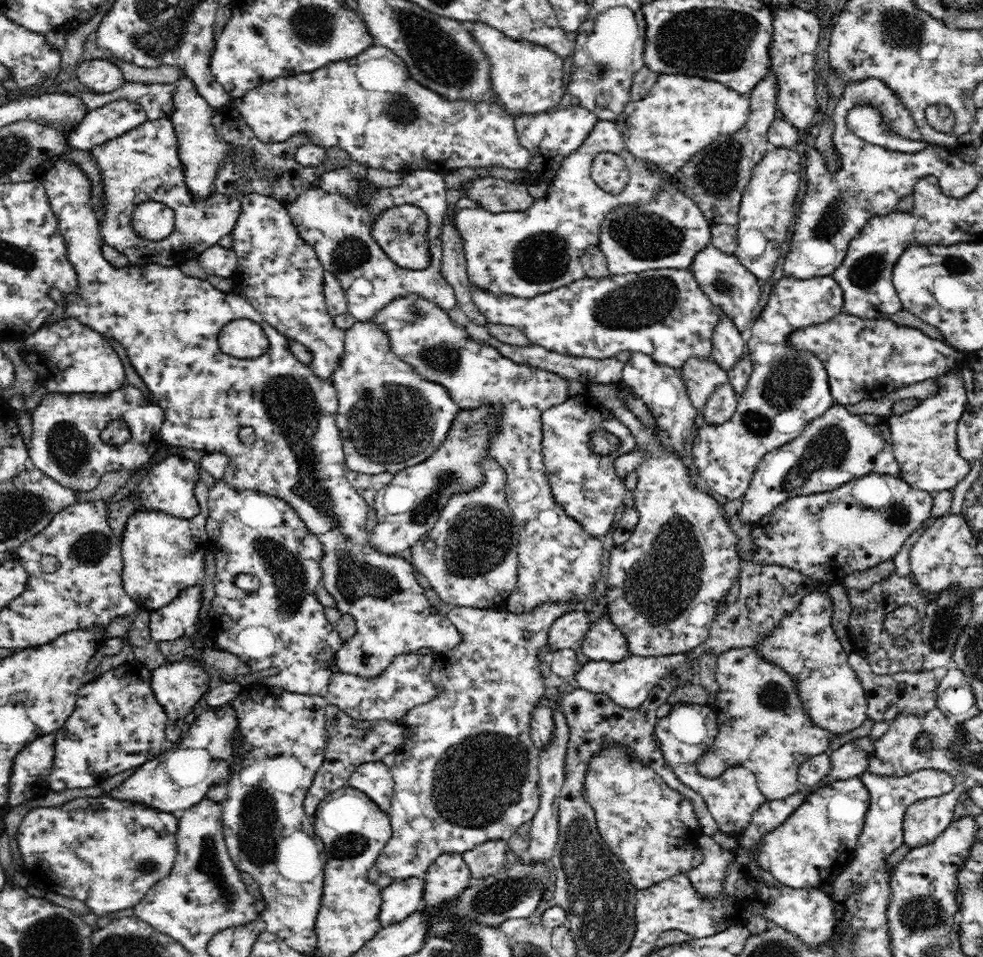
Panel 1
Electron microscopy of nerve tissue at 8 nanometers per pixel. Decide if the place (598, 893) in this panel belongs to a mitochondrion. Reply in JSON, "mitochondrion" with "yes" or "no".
{"mitochondrion":"yes"}

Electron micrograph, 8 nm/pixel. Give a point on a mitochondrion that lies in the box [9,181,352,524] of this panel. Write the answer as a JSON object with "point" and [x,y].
{"point":[68,448]}

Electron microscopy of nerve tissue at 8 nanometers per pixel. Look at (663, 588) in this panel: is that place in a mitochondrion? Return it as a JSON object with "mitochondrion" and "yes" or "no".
{"mitochondrion":"yes"}

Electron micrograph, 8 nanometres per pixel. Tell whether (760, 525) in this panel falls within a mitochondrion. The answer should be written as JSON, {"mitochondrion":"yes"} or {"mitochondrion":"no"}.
{"mitochondrion":"no"}

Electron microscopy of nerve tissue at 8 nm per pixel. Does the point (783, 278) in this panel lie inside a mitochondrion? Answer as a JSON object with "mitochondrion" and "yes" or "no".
{"mitochondrion":"no"}

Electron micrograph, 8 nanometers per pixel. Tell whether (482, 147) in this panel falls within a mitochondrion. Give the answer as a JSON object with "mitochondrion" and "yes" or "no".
{"mitochondrion":"no"}

